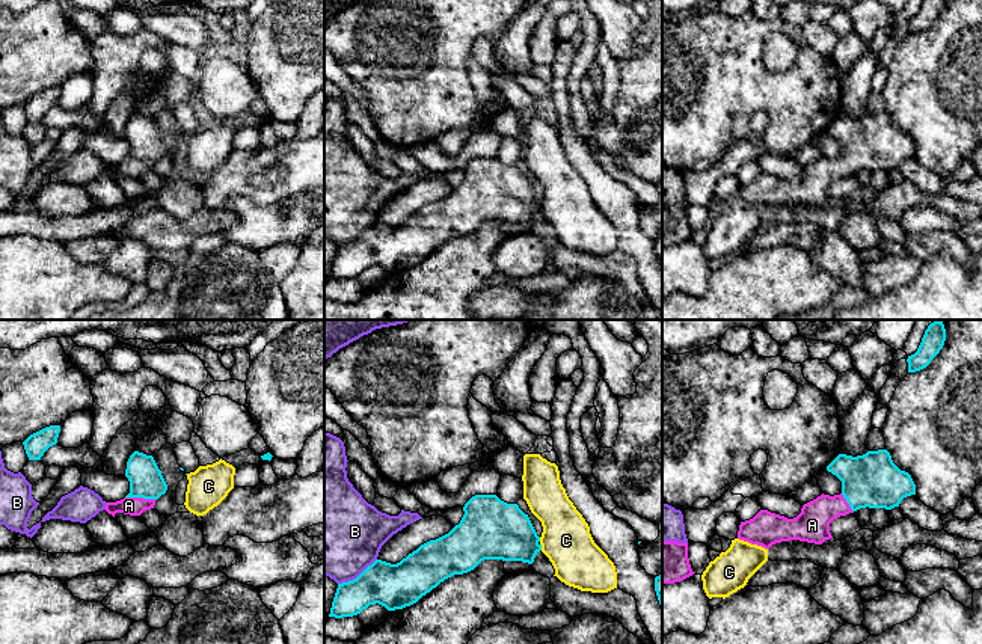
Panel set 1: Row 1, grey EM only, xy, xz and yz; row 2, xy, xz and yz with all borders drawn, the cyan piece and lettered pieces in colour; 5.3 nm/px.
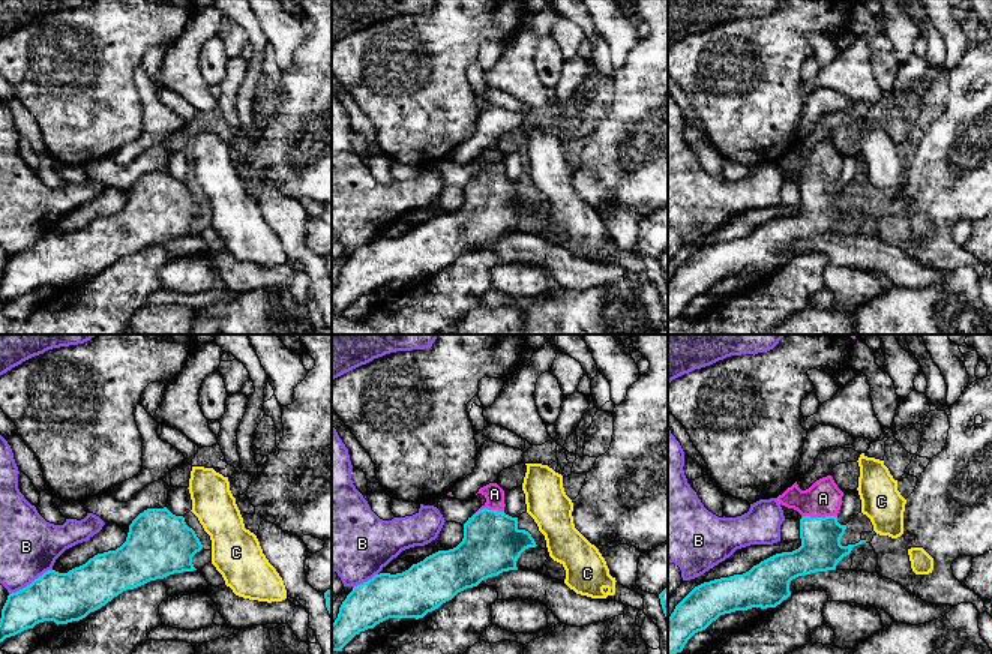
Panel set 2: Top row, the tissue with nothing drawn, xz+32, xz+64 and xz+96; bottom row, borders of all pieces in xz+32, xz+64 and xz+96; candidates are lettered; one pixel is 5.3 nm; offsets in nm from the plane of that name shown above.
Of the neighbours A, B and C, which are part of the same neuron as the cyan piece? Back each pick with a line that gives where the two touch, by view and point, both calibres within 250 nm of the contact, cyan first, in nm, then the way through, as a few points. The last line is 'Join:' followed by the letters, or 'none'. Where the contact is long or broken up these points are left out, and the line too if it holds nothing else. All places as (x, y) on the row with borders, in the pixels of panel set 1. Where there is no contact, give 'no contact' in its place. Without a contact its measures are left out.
A: contact xy (141, 496); calibres 180 and 100 nm; way xy (145, 478), (145, 489), (141, 496), (128, 506)
Join: A

